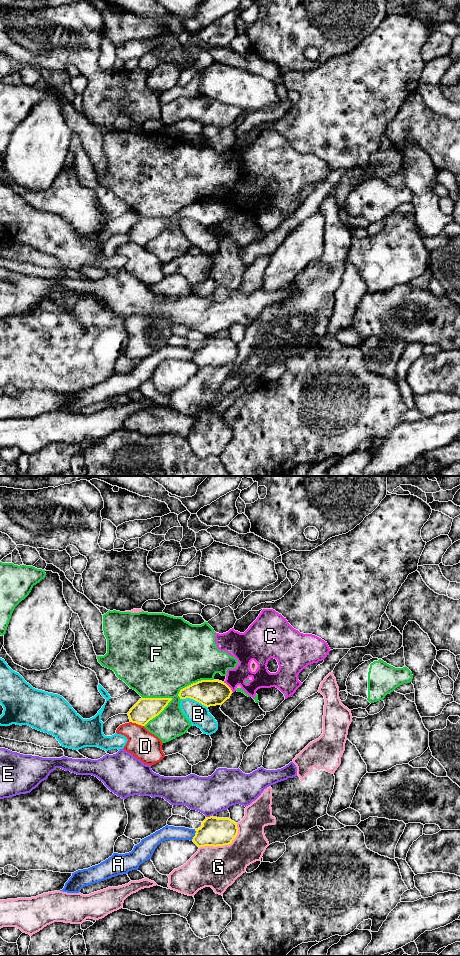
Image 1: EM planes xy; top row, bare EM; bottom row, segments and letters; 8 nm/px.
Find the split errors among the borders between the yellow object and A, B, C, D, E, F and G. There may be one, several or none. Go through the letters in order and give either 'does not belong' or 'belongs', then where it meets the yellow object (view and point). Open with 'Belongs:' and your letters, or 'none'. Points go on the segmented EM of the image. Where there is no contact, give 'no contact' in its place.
Belongs: none
A: does not belong | xy (195, 835)
B: does not belong | xy (194, 699)
C: does not belong | xy (229, 687)
D: does not belong | xy (137, 723)
E: does not belong | xy (208, 817)
F: does not belong | xy (159, 713)
G: does not belong | xy (224, 844)

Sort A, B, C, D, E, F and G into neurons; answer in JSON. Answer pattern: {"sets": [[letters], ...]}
{"sets": [["A"], ["B"], ["C", "F"], ["D"], ["E"], ["G"]]}

